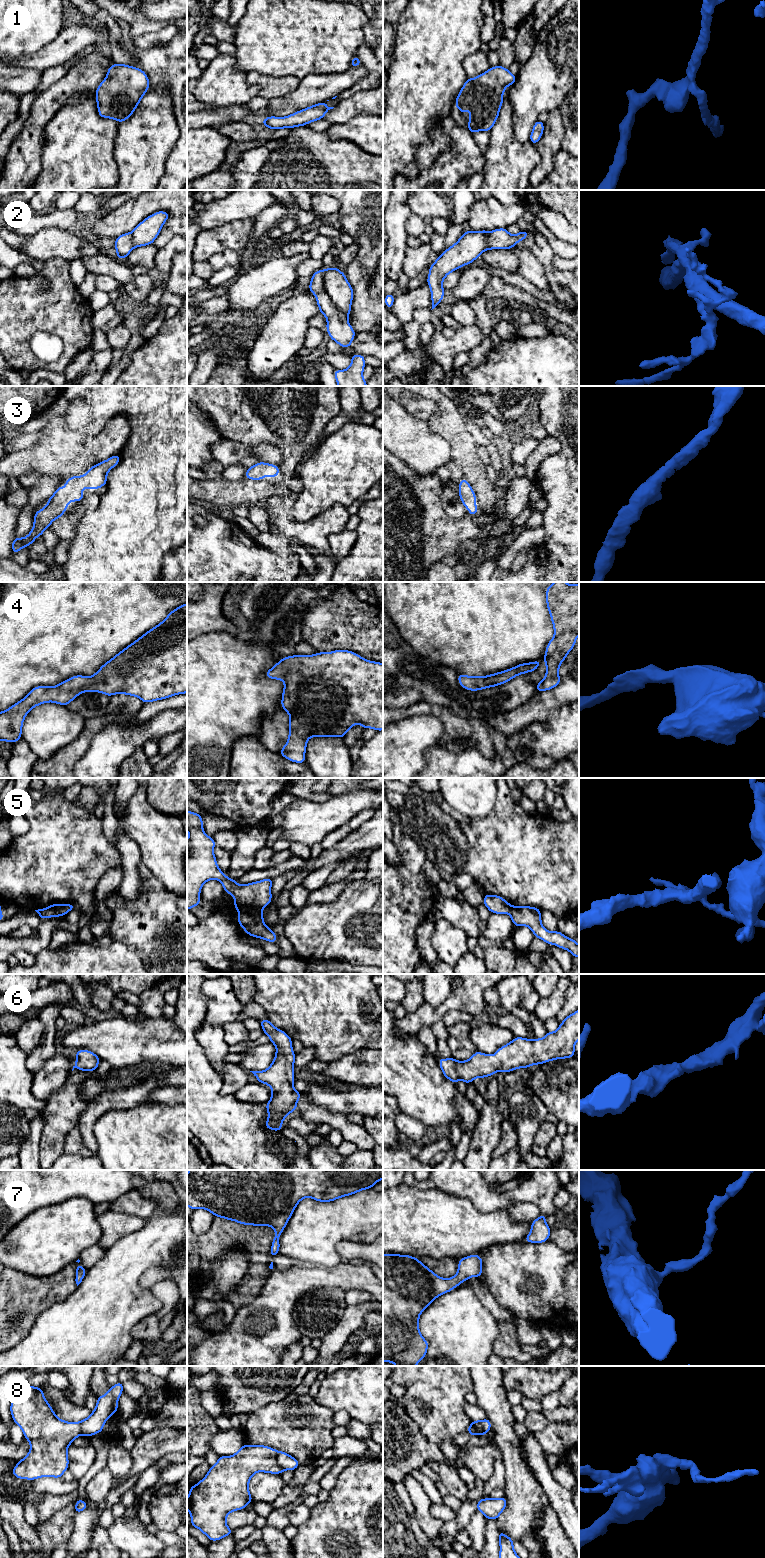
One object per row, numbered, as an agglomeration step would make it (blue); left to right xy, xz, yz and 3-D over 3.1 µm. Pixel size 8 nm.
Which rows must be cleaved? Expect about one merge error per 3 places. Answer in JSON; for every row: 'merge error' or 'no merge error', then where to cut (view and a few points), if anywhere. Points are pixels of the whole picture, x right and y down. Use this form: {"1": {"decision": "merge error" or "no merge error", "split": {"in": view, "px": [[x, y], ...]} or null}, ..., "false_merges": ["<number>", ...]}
{"1": {"decision": "no merge error", "split": null}, "2": {"decision": "merge error", "split": {"in": "xz", "px": [[322, 270], [322, 285], [325, 292], [347, 316]]}}, "3": {"decision": "no merge error", "split": null}, "4": {"decision": "no merge error", "split": null}, "5": {"decision": "merge error", "split": {"in": "xz", "px": [[236, 902], [239, 904], [255, 905], [261, 909]]}}, "6": {"decision": "no merge error", "split": null}, "7": {"decision": "no merge error", "split": null}, "8": {"decision": "merge error", "split": {"in": "xz", "px": [[276, 1451], [276, 1462], [284, 1469]]}}, "false_merges": ["2", "5", "8"]}

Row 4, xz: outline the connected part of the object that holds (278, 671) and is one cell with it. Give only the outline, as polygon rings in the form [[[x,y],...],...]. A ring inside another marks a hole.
[[[335,650],[332,652],[320,652],[314,655],[293,655],[281,658],[281,661],[276,663],[271,669],[269,669],[265,676],[270,679],[277,679],[284,681],[284,690],[282,693],[281,706],[289,714],[289,736],[288,741],[279,753],[295,763],[305,763],[305,752],[307,747],[307,741],[310,737],[340,737],[343,738],[347,731],[355,724],[360,724],[363,729],[372,728],[376,731],[383,730],[383,663],[366,660],[357,653],[349,650]]]

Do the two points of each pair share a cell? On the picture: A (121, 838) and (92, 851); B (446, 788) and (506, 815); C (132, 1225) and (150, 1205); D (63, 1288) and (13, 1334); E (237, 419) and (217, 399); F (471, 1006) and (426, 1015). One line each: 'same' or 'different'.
A: different
B: different
C: different
D: same
E: same
F: same

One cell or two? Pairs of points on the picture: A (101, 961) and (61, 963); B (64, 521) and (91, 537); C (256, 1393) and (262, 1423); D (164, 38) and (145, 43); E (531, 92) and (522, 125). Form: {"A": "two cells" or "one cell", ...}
{"A": "one cell", "B": "two cells", "C": "two cells", "D": "one cell", "E": "one cell"}

